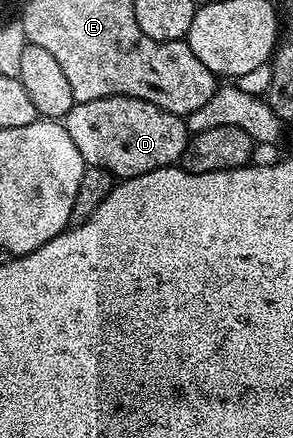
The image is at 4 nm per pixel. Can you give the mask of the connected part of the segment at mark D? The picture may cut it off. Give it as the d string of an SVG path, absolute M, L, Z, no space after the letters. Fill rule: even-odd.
M125 96L76 102L67 113L65 125L84 163L107 170L119 180L176 165L189 137L187 123L180 115Z

